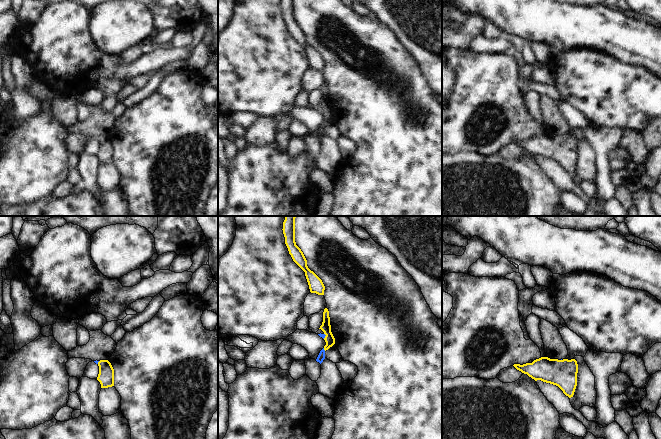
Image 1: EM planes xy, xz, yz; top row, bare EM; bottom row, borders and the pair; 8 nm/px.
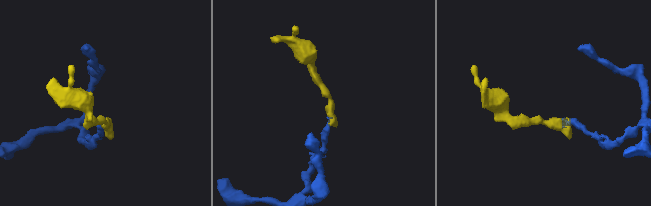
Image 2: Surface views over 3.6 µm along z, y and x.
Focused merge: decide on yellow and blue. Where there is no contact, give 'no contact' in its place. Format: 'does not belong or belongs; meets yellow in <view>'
belongs; meets yellow in xz

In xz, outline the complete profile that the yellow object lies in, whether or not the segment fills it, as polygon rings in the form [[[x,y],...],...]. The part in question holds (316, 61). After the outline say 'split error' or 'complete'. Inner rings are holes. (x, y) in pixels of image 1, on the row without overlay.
[[[283,0],[285,20],[293,37],[305,48],[311,69],[324,71],[325,62],[322,56],[307,42],[307,36],[295,18],[295,0]]]; complete

